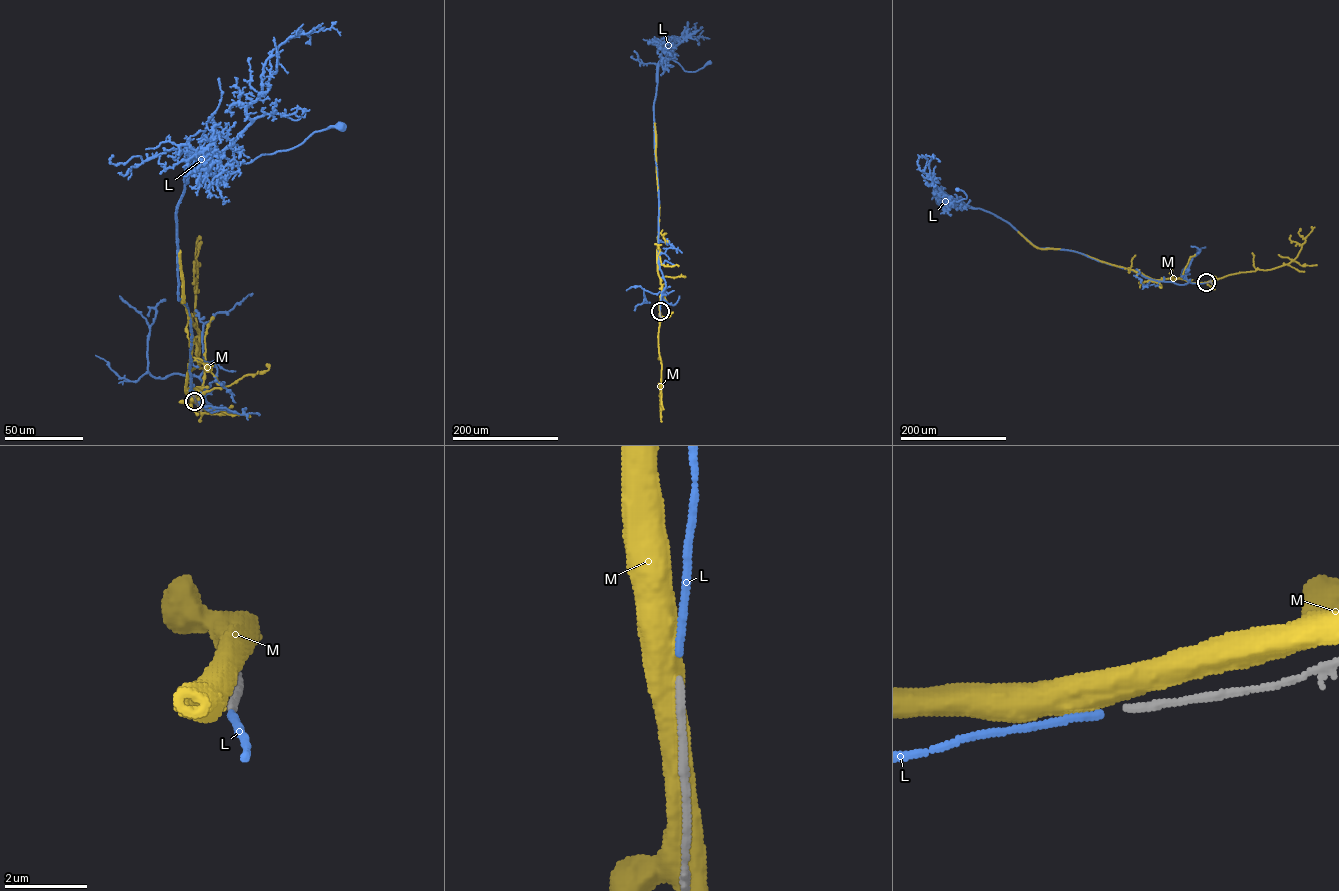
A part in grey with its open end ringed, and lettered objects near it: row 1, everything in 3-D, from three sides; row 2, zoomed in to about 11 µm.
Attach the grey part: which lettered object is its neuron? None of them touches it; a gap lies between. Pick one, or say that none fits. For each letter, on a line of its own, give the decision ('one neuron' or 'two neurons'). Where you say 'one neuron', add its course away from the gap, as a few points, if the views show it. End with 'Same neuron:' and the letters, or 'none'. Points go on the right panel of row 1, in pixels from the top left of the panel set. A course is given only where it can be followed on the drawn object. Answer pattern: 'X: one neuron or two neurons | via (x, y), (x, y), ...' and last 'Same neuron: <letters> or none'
L: one neuron | via (1206, 282), (1151, 280), (1075, 251), (1038, 248), (994, 214), (951, 200), (966, 198), (957, 189)
M: two neurons
Same neuron: L

